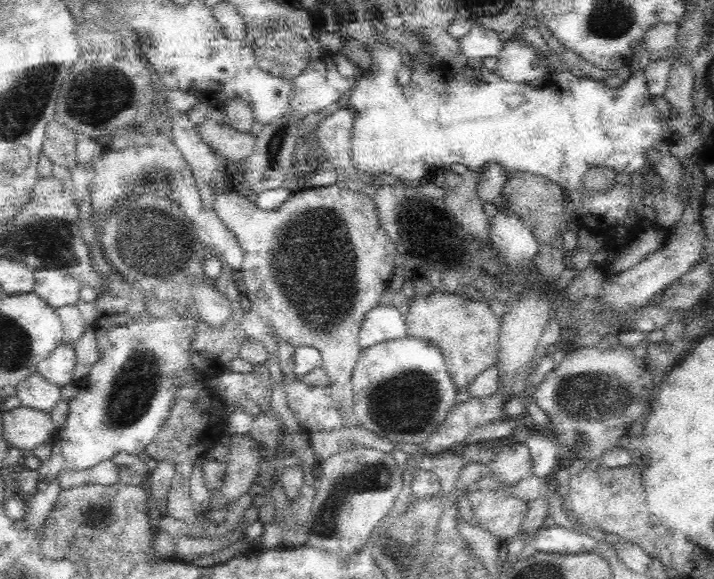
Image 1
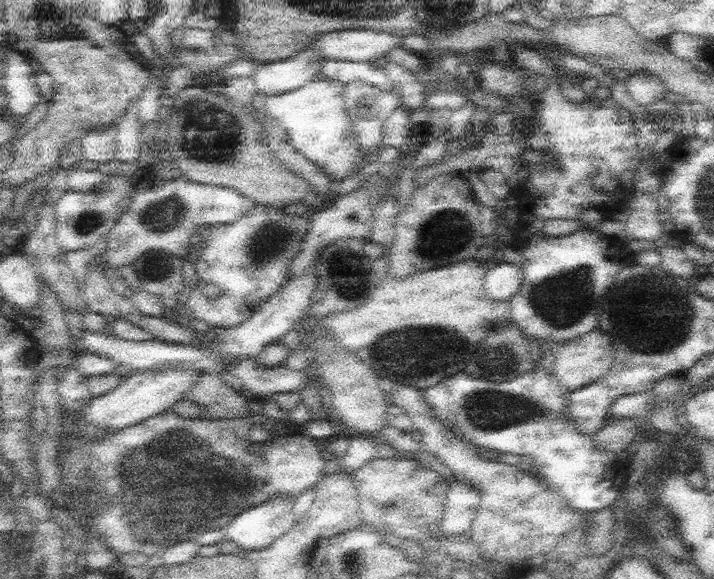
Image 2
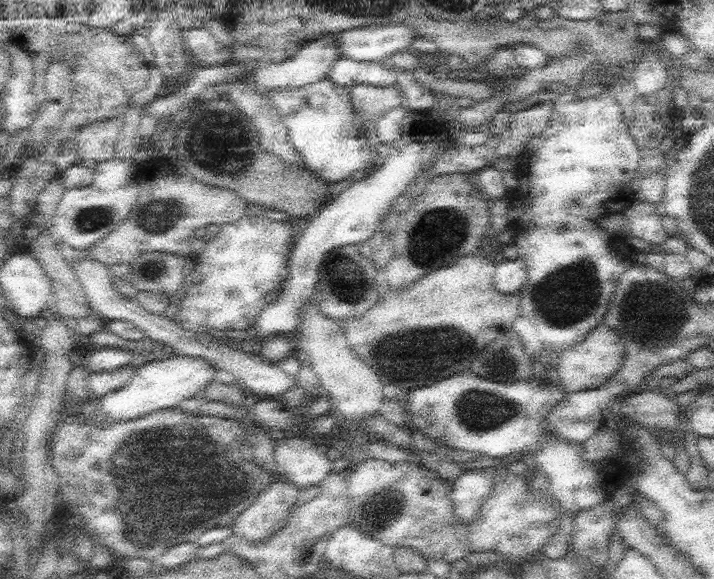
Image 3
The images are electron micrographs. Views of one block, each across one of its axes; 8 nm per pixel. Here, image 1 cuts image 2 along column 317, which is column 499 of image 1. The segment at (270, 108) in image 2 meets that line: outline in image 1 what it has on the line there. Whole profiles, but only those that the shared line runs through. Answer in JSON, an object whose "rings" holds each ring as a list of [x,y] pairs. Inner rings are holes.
{"rings":[[[358,8],[354,21],[350,22],[350,24],[346,24],[343,30],[346,37],[355,37],[360,42],[364,43],[366,48],[370,51],[372,61],[369,69],[366,69],[355,77],[355,85],[353,86],[349,102],[347,103],[349,112],[354,116],[351,144],[352,165],[356,167],[358,173],[362,174],[362,177],[368,177],[372,182],[378,180],[378,178],[374,178],[374,176],[394,176],[394,178],[398,178],[398,180],[402,180],[402,182],[414,182],[414,180],[418,182],[418,180],[422,180],[422,178],[426,178],[426,176],[431,176],[434,170],[438,168],[448,170],[452,164],[463,164],[468,169],[468,172],[475,172],[478,168],[484,167],[488,163],[498,163],[504,168],[504,170],[506,170],[506,173],[509,176],[512,176],[514,172],[528,172],[530,175],[544,176],[546,179],[550,179],[552,182],[559,184],[562,188],[566,188],[566,192],[568,192],[568,196],[571,200],[570,206],[574,209],[574,215],[576,215],[576,218],[580,218],[580,226],[584,226],[587,230],[592,230],[592,232],[594,232],[594,230],[604,228],[604,224],[608,224],[608,226],[616,226],[616,224],[620,224],[620,222],[626,218],[626,210],[632,206],[632,191],[630,188],[630,182],[628,184],[620,184],[616,182],[612,188],[608,188],[608,190],[604,190],[604,192],[588,192],[582,184],[582,176],[584,176],[584,172],[591,167],[610,168],[615,170],[617,174],[623,172],[631,174],[638,172],[638,170],[642,171],[643,168],[652,170],[651,160],[649,160],[648,154],[651,151],[656,151],[656,153],[660,155],[660,160],[658,160],[656,172],[654,176],[652,176],[655,180],[648,179],[650,181],[646,180],[643,185],[645,196],[648,193],[656,193],[660,191],[683,195],[683,188],[687,185],[688,180],[688,177],[686,177],[686,169],[684,169],[682,162],[671,154],[671,145],[675,141],[674,133],[669,130],[667,122],[663,121],[662,114],[659,112],[658,108],[654,106],[654,102],[652,102],[655,97],[652,94],[649,94],[643,70],[632,72],[631,76],[625,80],[624,84],[619,88],[610,88],[610,86],[607,86],[603,81],[597,79],[572,76],[571,70],[570,78],[568,78],[568,92],[566,92],[566,88],[560,88],[556,83],[549,80],[538,90],[532,88],[528,83],[506,82],[500,74],[492,70],[489,63],[485,66],[480,66],[479,68],[468,66],[462,68],[462,70],[458,70],[458,72],[454,72],[452,68],[455,67],[448,62],[442,64],[442,62],[436,61],[433,65],[430,64],[430,66],[428,66],[428,64],[421,64],[416,61],[411,64],[413,74],[410,84],[402,86],[397,79],[398,67],[400,66],[400,63],[402,63],[400,51],[384,41],[384,32],[380,27],[372,23],[374,17],[374,8],[372,8],[372,10],[364,10],[364,12],[362,12],[362,8]],[[377,35],[383,35],[380,41],[376,39]]]}

